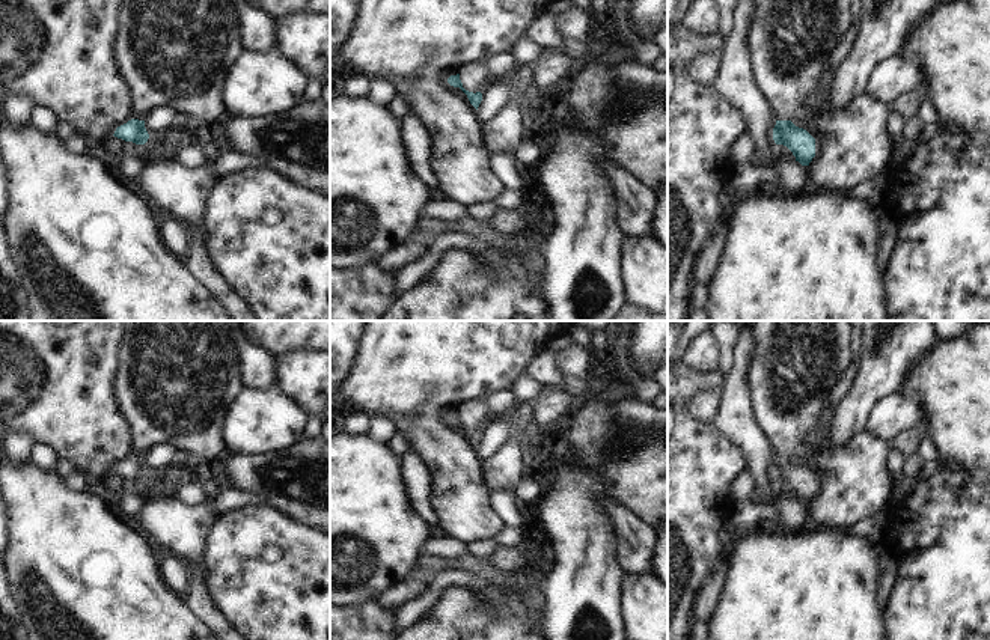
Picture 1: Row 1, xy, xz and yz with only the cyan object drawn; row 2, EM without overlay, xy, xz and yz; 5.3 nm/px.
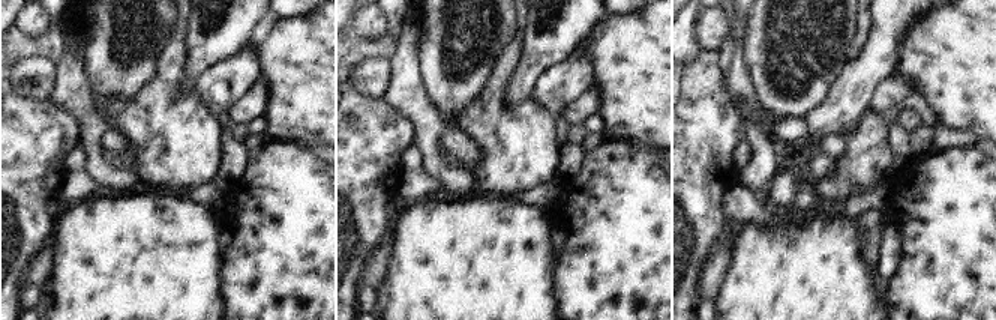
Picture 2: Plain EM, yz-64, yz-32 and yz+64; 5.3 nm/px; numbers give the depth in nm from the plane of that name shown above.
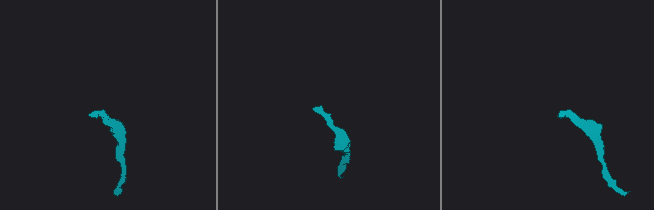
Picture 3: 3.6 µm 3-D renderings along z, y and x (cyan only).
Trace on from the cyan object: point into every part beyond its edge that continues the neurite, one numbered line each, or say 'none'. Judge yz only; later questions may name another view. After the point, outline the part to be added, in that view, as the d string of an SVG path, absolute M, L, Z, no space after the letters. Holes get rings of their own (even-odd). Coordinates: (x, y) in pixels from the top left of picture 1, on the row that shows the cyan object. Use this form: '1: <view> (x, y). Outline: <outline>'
1: yz (790, 41). Outline: M753 0L755 12L749 47L758 86L778 120L791 120L799 102L815 87L836 41L851 23L851 0Z

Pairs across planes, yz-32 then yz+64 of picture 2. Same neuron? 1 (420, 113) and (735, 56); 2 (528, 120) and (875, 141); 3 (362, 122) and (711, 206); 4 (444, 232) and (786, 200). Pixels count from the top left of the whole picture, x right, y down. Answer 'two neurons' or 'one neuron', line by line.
1: one neuron
2: one neuron
3: one neuron
4: two neurons

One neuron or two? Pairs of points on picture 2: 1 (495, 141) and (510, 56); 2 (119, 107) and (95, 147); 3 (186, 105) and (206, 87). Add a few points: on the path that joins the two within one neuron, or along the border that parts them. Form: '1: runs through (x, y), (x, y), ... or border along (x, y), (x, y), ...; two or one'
1: runs through (495, 120), (495, 93), (503, 77); one
2: border along (92, 95), (92, 111), (108, 128); two
3: border along (192, 86), (203, 105), (216, 117); two

